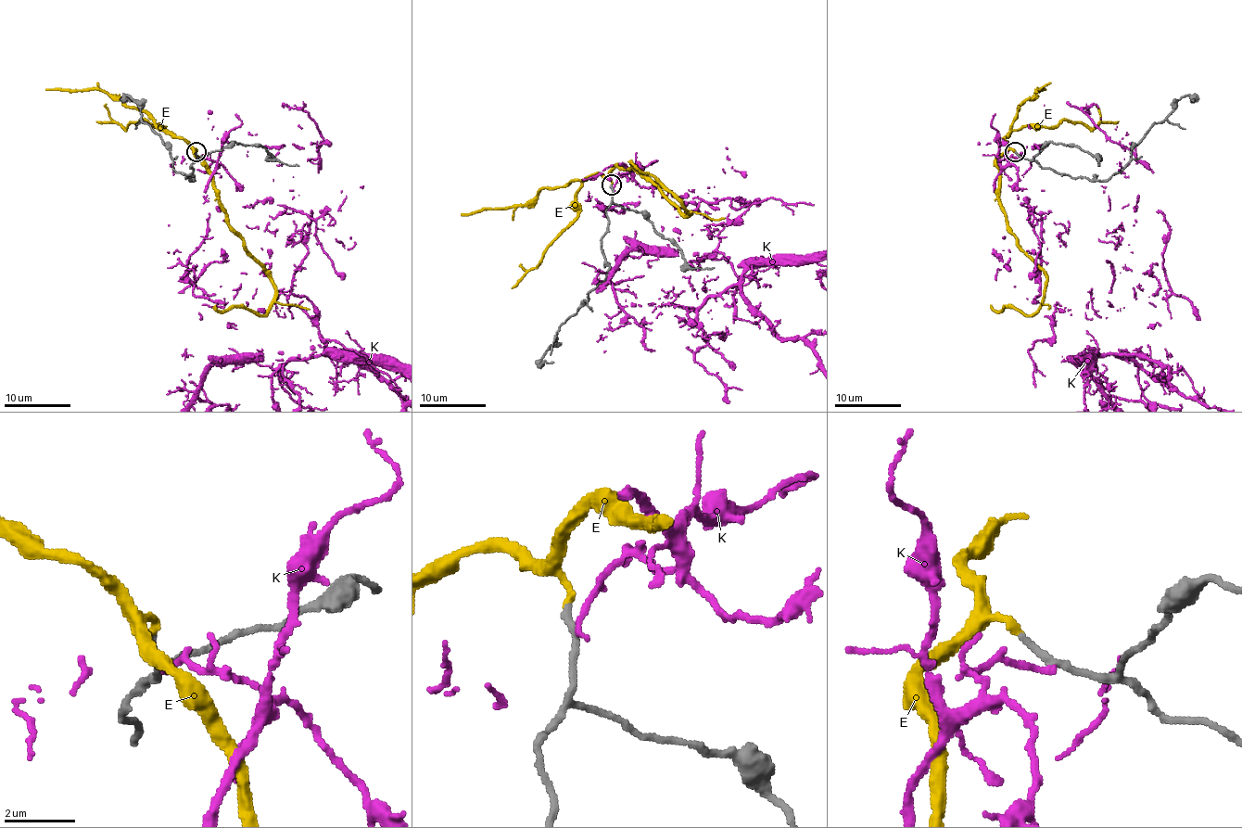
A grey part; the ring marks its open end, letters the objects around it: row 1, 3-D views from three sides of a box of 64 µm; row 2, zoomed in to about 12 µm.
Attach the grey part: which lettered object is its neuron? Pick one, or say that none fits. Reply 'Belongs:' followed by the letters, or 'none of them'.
Belongs: E

